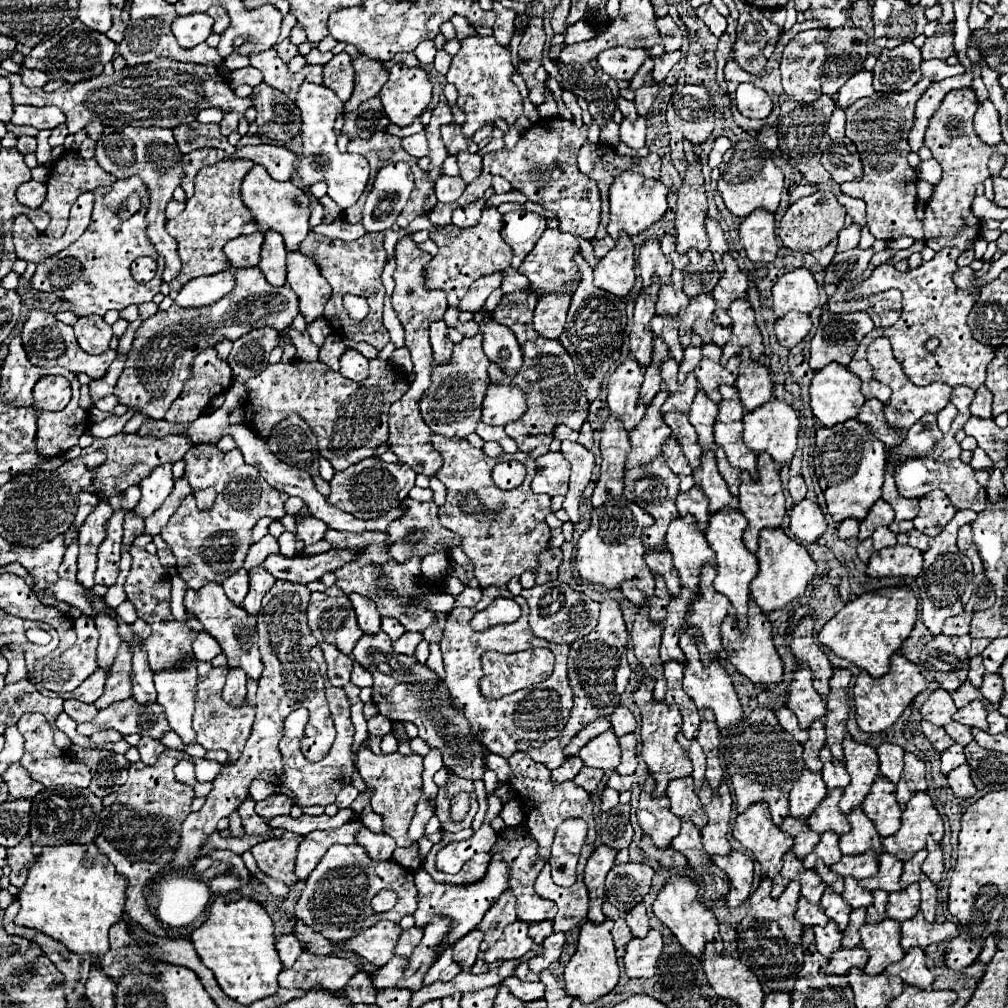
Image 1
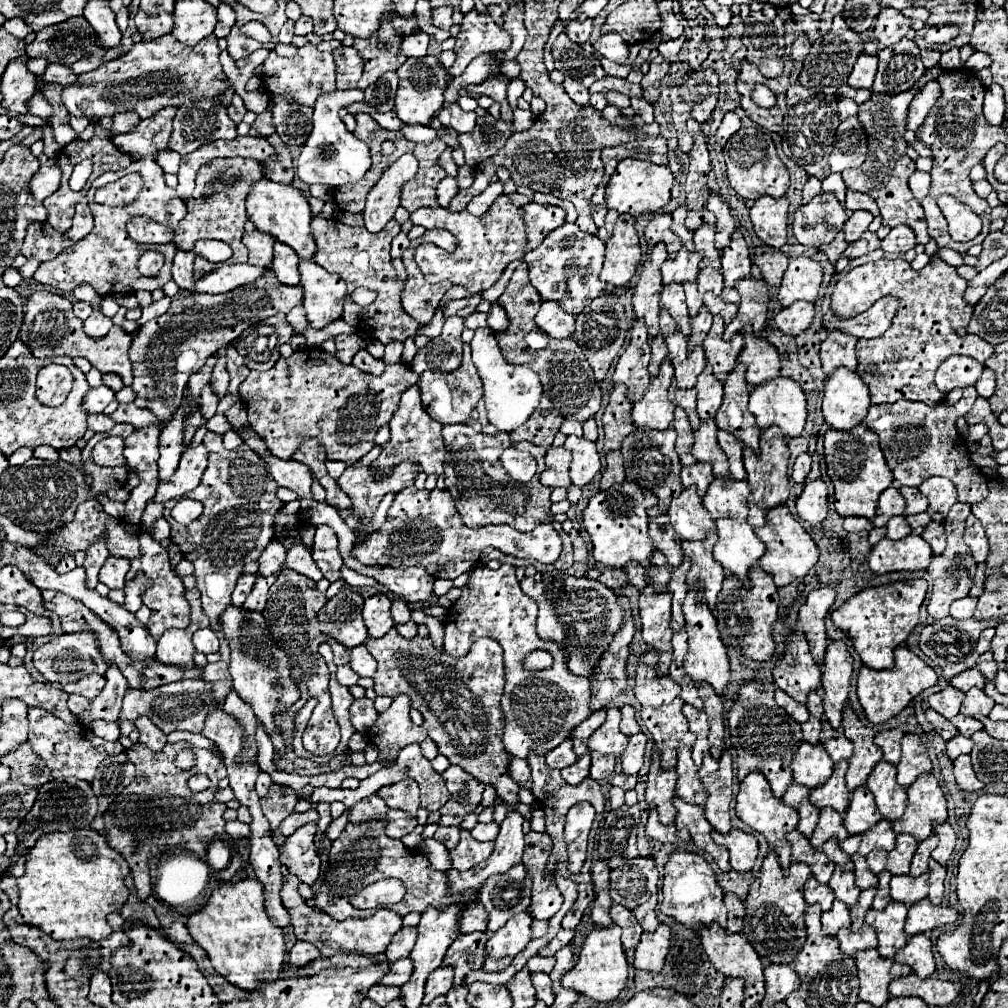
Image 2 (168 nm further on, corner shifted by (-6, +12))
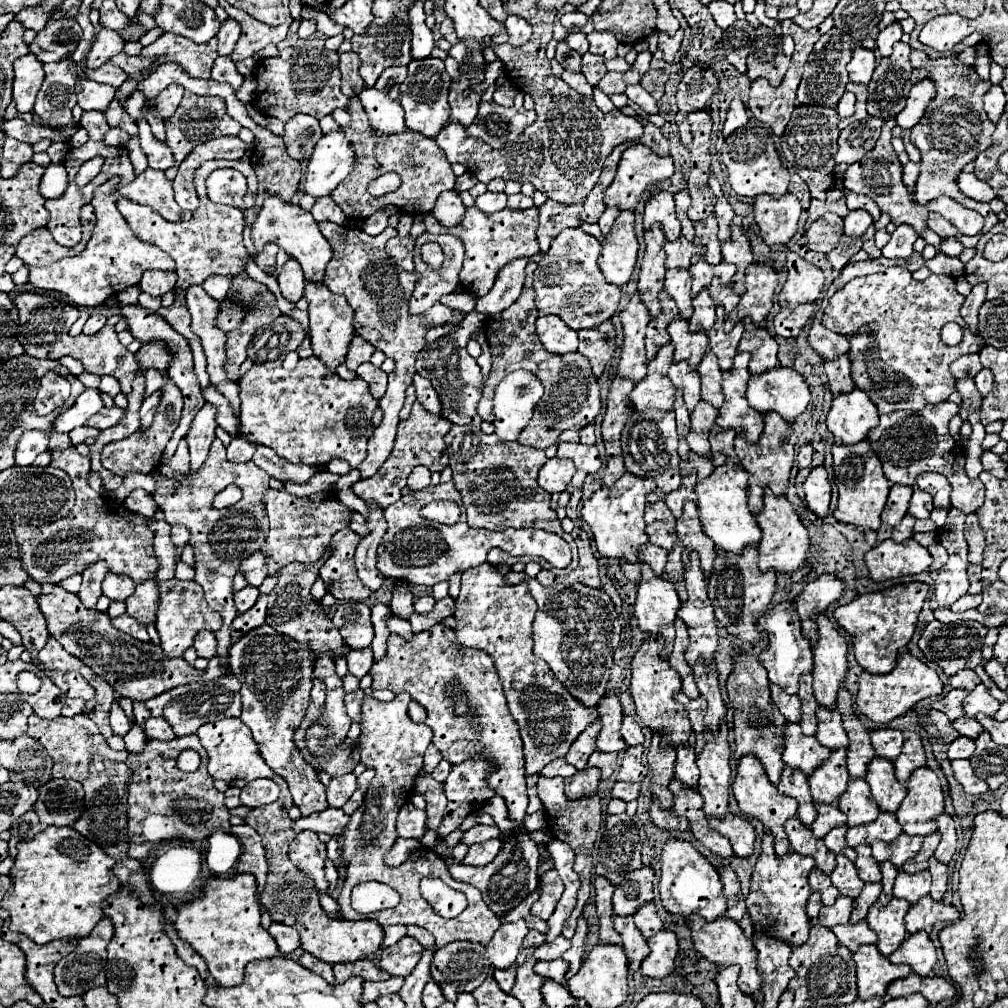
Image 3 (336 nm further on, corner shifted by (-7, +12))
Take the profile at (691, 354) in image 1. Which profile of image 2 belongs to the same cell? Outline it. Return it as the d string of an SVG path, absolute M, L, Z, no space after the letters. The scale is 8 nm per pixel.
M701 307L699 313L691 319L691 335L689 335L689 349L693 349L695 345L701 345L705 335L711 329L711 313L707 307Z

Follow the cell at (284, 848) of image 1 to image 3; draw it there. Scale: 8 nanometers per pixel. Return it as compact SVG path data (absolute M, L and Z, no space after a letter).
M300 831L296 839L290 843L290 859L296 867L300 867L306 875L310 875L316 883L316 891L324 893L328 889L328 881L324 877L324 859L326 845L312 831Z

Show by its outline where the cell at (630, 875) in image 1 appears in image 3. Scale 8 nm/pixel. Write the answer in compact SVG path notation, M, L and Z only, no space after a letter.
M642 867L624 875L622 883L614 891L614 913L632 915L644 903L654 899L654 869Z

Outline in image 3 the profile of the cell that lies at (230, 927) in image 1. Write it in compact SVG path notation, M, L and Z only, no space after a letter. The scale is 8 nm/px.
M242 873L232 879L210 879L200 897L178 907L178 919L174 921L174 927L178 935L204 957L208 971L220 987L240 985L246 963L272 959L280 953L274 937L260 923L254 875Z

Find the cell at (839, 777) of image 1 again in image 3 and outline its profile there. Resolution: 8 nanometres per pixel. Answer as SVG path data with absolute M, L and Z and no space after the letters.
M818 707L816 717L818 717L816 739L824 747L828 747L832 751L848 747L848 735L846 735L846 731L842 727L842 717L840 717L840 713L836 709L828 711L826 707Z

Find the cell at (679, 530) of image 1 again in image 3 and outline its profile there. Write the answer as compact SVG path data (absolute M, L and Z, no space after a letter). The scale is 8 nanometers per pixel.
M680 487L680 489L676 489L676 491L672 491L672 493L668 493L668 495L666 495L666 505L668 505L668 509L672 511L672 515L674 515L676 519L680 519L680 515L682 515L684 501L690 497L688 493L690 493L688 489Z

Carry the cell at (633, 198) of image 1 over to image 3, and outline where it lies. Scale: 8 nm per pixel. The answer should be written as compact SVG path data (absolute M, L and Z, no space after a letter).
M632 145L622 153L616 177L604 193L604 203L608 207L616 207L620 211L624 211L624 209L636 211L638 201L640 201L642 193L648 189L648 185L656 185L658 181L664 181L664 179L672 177L672 173L674 173L672 157L658 157L658 155L652 153L652 149L648 149L644 145Z

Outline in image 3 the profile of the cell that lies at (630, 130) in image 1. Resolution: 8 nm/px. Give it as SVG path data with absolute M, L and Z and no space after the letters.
M628 85L626 87L626 97L636 103L640 109L644 109L646 113L658 113L656 107L656 99L642 87L642 85Z

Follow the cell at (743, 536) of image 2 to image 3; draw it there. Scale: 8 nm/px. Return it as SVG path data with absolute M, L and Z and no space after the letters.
M726 461L722 467L716 467L708 479L696 485L702 529L714 541L714 545L726 553L740 555L744 547L756 547L762 537L756 517L748 511L746 481L748 481L748 473L734 461Z

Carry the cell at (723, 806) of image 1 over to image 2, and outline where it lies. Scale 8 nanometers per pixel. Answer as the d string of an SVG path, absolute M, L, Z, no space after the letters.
M727 749L721 753L719 759L707 755L699 769L699 779L707 789L707 801L703 805L705 817L711 823L711 827L719 833L731 831L731 819L729 819L729 809L733 799L731 777L733 777L731 755Z

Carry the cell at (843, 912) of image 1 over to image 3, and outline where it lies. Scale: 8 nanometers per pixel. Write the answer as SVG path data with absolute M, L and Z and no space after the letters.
M844 855L836 857L836 869L830 875L832 885L840 891L840 895L846 895L850 899L856 899L864 887L864 881L858 877L858 871L850 859Z

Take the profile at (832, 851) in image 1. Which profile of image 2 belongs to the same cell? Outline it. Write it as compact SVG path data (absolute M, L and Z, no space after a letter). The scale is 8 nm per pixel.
M825 807L819 813L817 827L815 827L813 835L809 837L809 841L813 847L821 847L831 837L843 841L843 839L847 839L847 831L843 827L843 817L839 813L835 813L831 807Z

